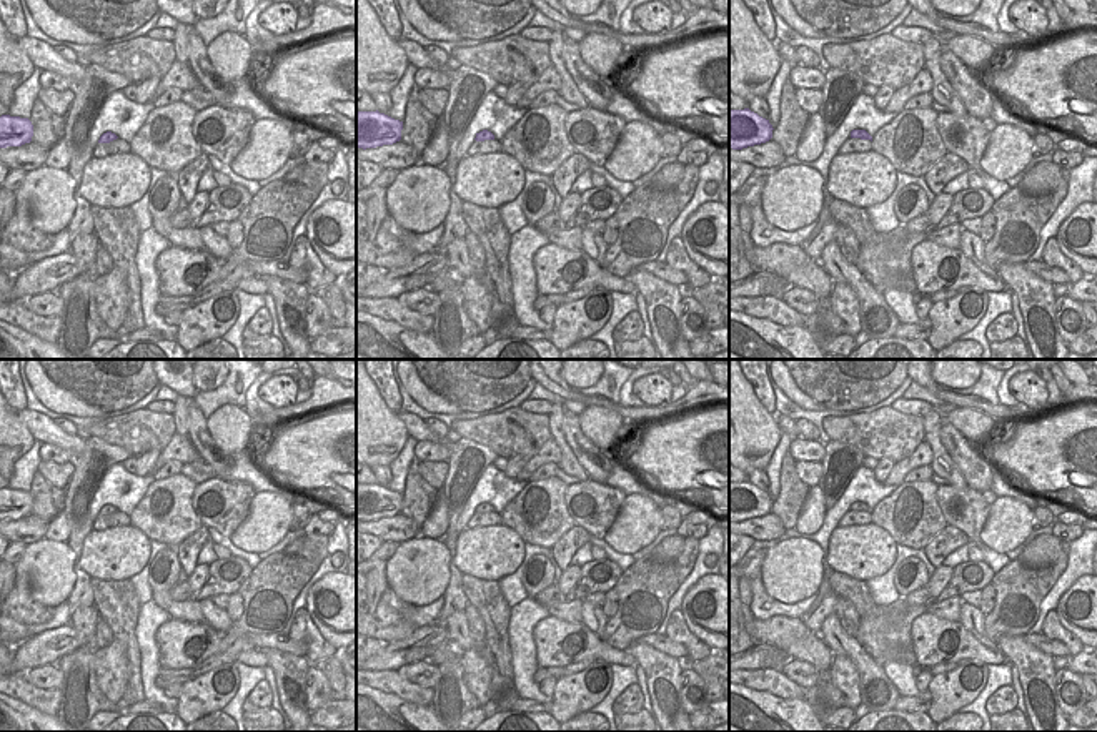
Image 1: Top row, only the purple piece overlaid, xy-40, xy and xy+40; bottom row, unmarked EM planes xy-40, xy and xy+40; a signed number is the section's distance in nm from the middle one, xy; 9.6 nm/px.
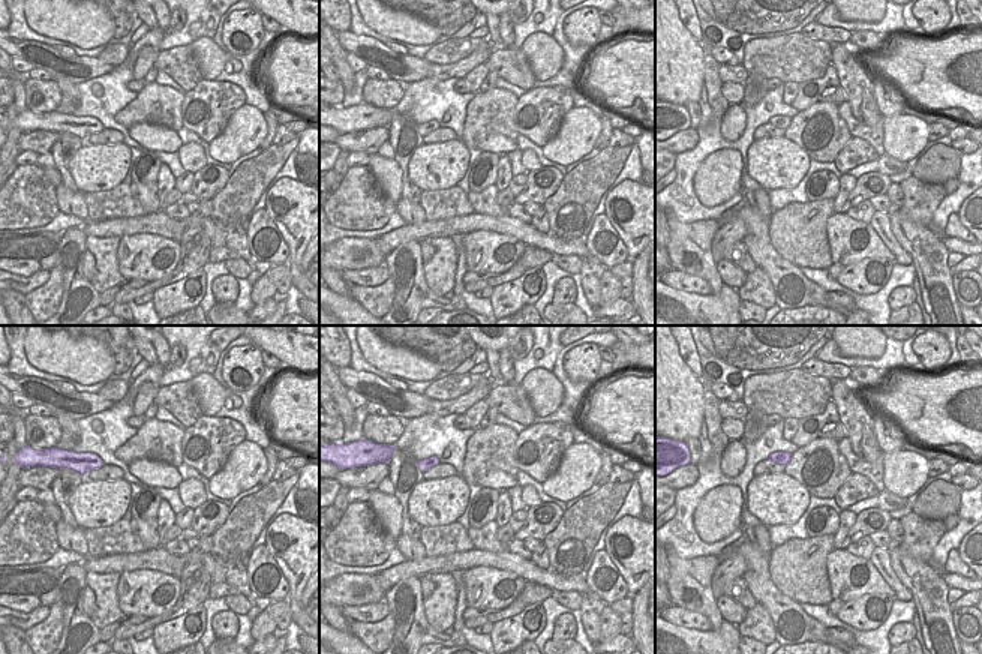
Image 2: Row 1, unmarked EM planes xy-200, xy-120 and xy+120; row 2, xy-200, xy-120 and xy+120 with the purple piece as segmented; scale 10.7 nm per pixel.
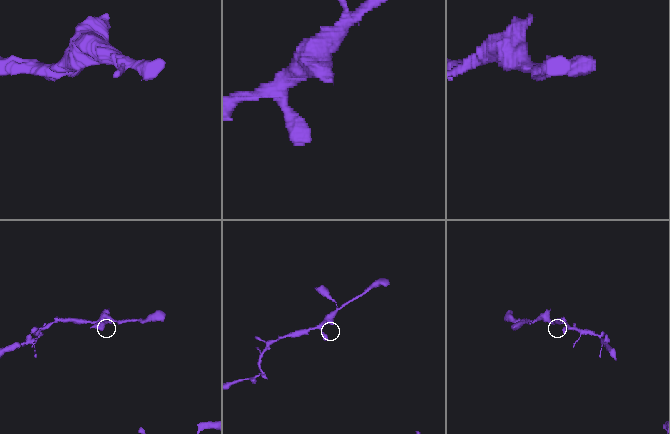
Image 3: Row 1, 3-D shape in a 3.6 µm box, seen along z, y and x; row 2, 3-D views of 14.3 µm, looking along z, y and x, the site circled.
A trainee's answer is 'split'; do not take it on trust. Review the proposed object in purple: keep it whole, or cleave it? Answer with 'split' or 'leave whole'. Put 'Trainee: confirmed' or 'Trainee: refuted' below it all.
leave whole
Trainee: refuted

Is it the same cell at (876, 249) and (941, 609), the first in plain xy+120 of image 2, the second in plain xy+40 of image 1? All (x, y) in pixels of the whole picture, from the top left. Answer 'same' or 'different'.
different

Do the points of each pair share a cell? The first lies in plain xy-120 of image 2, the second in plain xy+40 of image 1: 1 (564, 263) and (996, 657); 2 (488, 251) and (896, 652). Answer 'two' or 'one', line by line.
1: one
2: two

